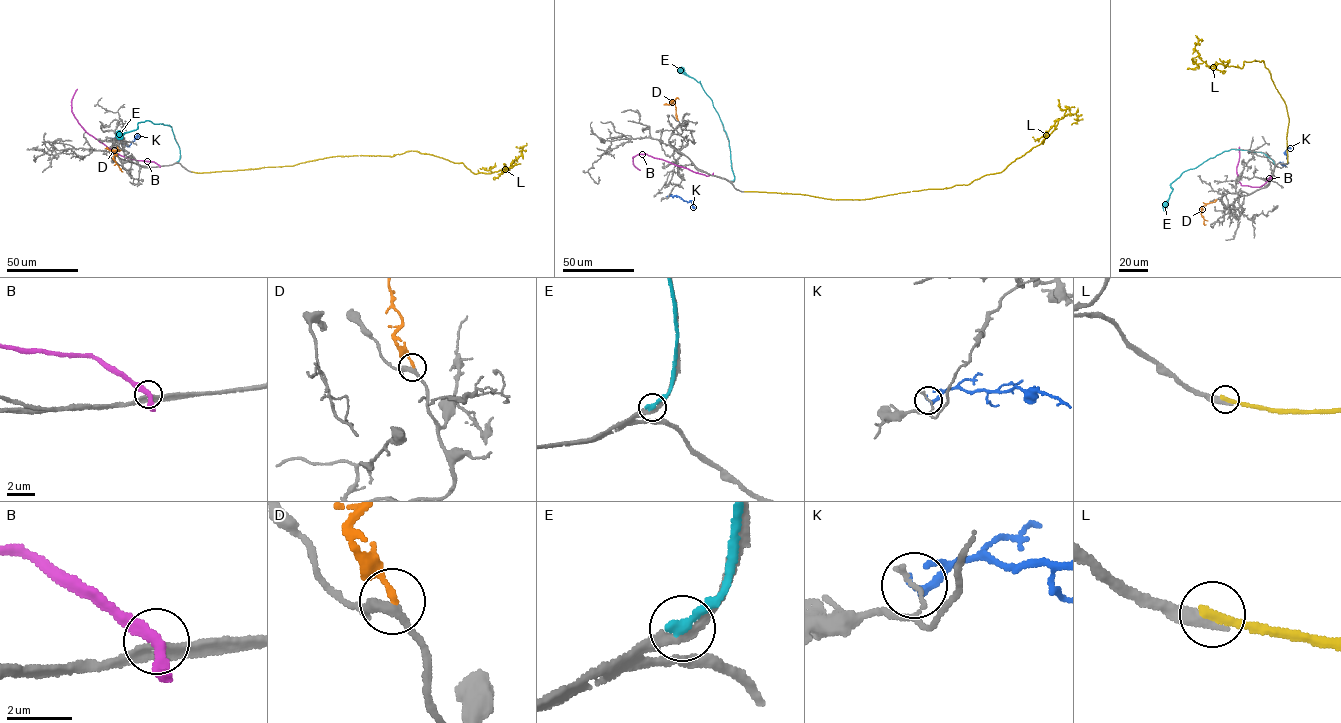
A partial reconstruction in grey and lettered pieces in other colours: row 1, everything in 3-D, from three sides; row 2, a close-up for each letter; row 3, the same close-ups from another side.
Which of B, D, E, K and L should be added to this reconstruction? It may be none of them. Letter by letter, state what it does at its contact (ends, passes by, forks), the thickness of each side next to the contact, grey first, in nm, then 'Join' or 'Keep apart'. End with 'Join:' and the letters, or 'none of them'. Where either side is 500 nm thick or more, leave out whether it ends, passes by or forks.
B: It passes by. Thickness 320 nm (grey) against 280 nm. Keep apart
D: It ends there. Thickness 320 nm (grey) against 200 nm. Join
E: It ends there. Thickness 240 nm (grey) against 240 nm. Keep apart
K: It ends there. Thickness 170 nm (grey) against 240 nm. Keep apart
L: It ends there. Thickness 420 nm (grey) against 280 nm. Keep apart
Join: D

